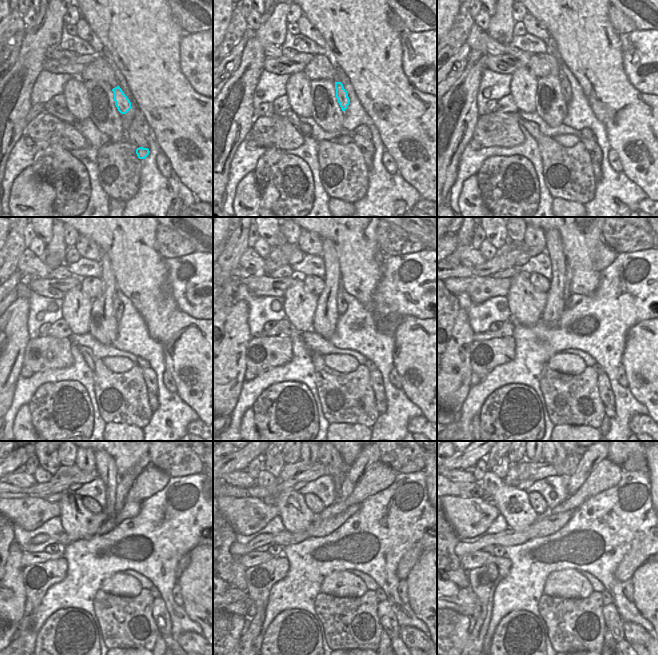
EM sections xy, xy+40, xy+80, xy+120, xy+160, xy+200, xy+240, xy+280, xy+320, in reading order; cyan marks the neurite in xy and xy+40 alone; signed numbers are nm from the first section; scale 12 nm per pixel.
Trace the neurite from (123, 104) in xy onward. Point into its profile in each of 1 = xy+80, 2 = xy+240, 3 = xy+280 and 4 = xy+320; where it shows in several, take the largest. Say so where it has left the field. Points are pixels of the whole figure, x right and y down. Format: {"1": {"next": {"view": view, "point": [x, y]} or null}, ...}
{"1": {"next": {"view": "xy+80", "point": [565, 86]}}, "2": {"next": {"view": "xy+240", "point": [126, 481]}}, "3": {"next": {"view": "xy+280", "point": [364, 461]}}, "4": {"next": {"view": "xy+320", "point": [588, 462]}}}

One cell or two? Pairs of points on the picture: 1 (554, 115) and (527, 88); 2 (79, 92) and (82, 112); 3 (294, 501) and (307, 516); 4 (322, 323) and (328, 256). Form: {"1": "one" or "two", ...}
{"1": "two", "2": "one", "3": "one", "4": "one"}

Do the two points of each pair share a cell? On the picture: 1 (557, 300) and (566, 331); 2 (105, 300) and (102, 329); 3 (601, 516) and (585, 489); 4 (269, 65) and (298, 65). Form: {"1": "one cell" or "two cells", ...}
{"1": "two cells", "2": "one cell", "3": "two cells", "4": "one cell"}

